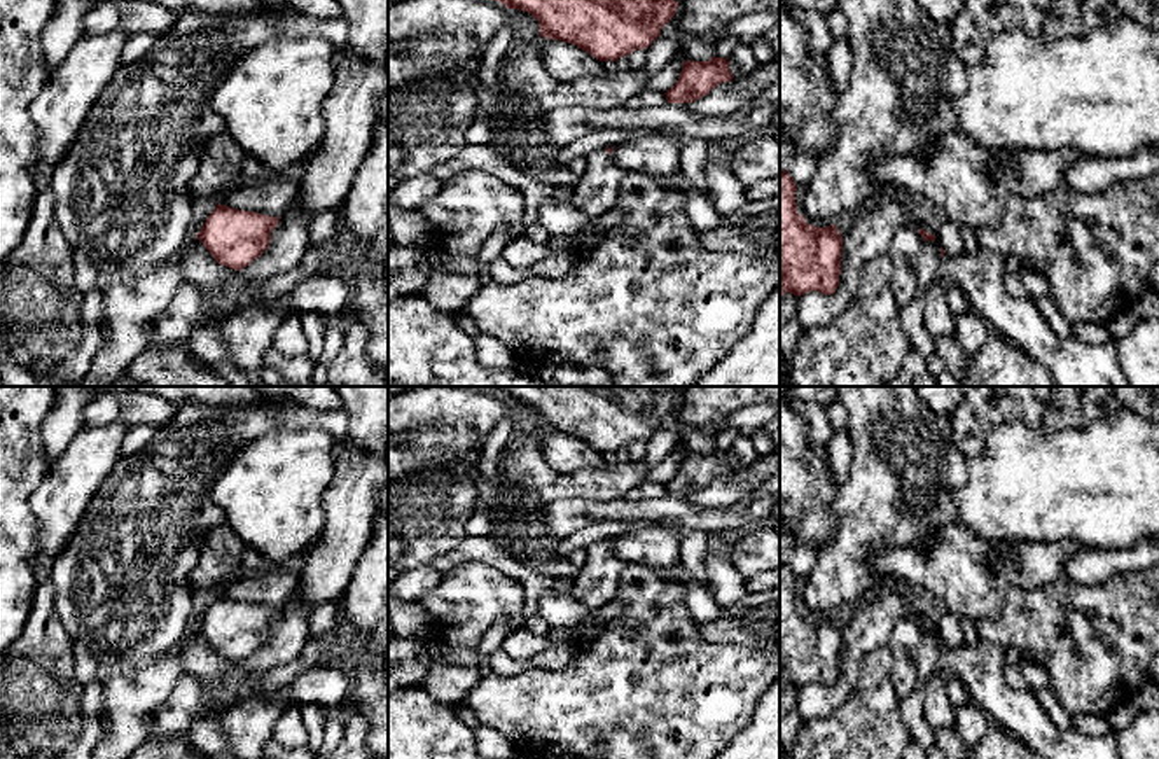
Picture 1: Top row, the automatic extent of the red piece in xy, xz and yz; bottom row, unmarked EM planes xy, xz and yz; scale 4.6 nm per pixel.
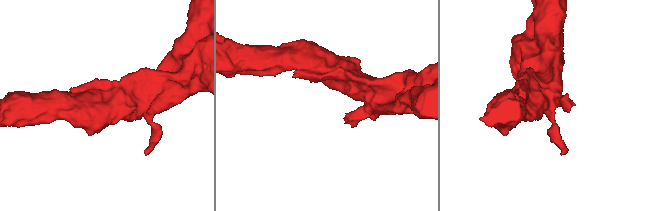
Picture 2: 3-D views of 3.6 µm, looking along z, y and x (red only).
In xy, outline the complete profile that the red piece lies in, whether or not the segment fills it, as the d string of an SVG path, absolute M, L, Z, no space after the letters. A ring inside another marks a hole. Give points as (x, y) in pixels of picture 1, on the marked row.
M219 203L196 238L219 264L239 271L264 254L278 220Z

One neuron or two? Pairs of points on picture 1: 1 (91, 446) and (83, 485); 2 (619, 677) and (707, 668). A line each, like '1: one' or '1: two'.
1: one
2: one

